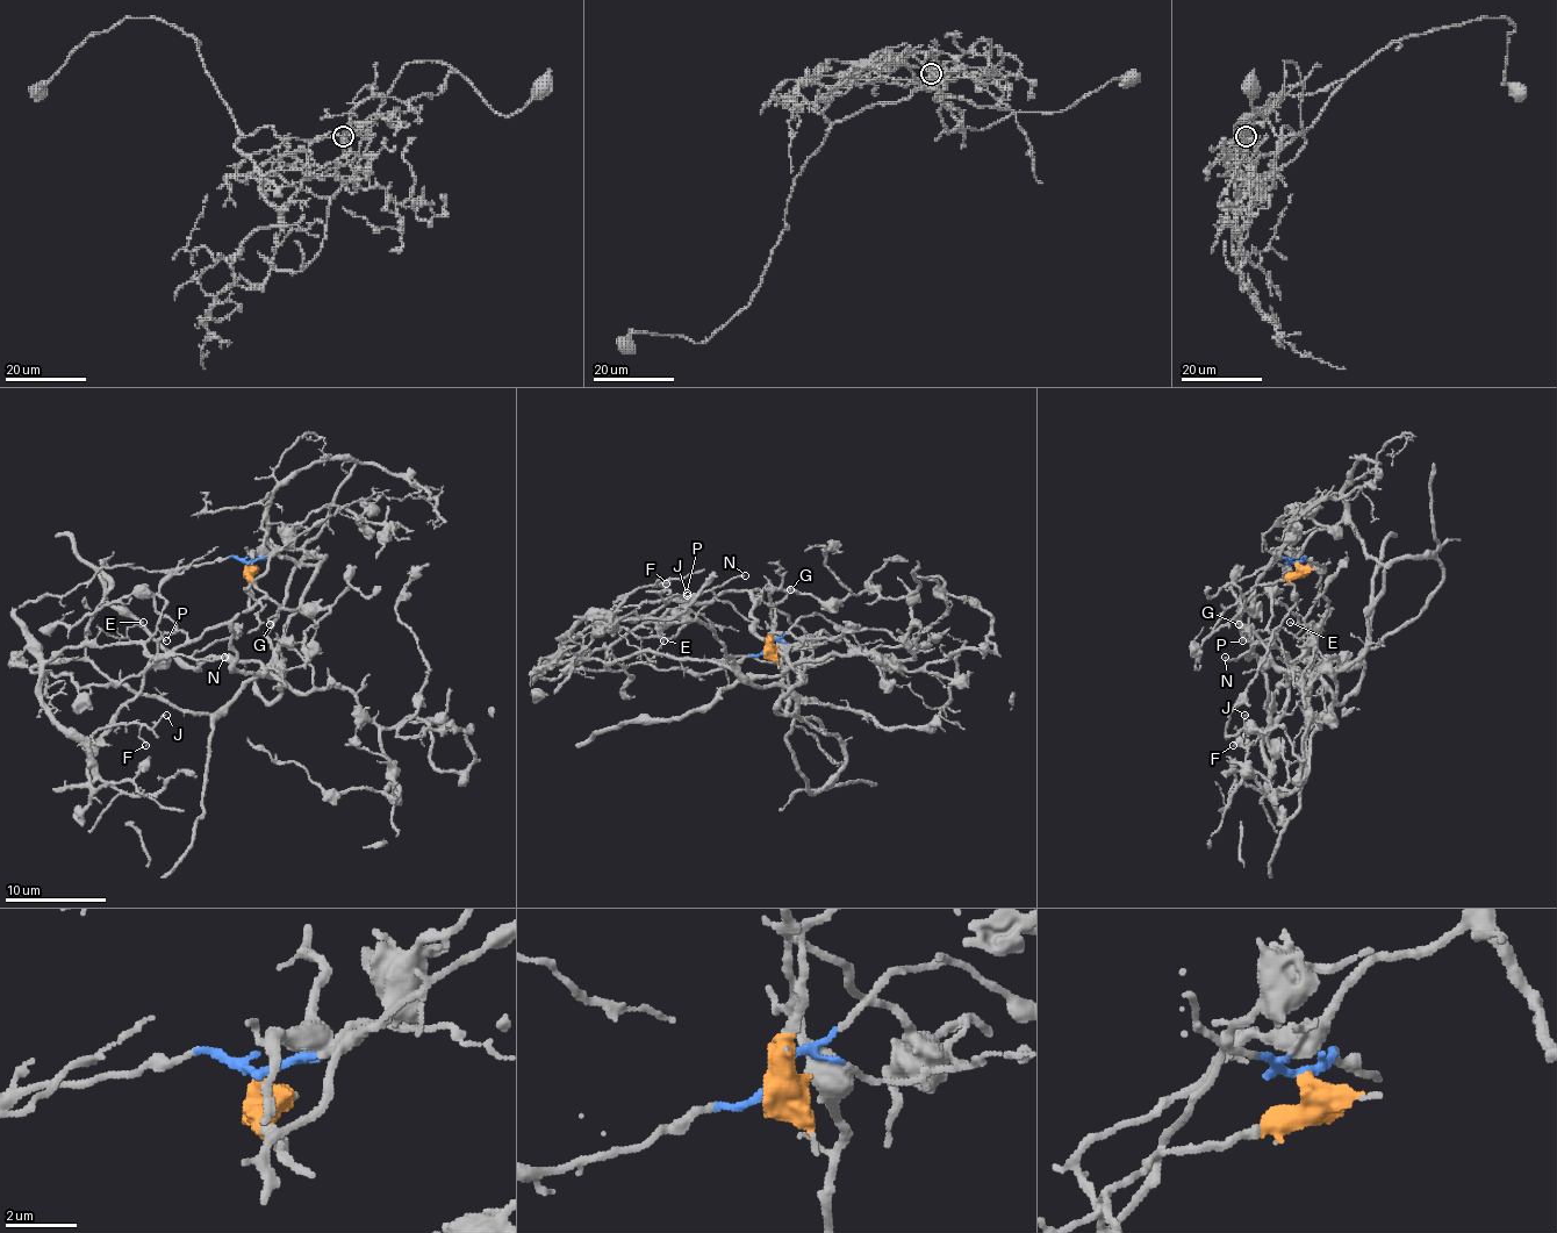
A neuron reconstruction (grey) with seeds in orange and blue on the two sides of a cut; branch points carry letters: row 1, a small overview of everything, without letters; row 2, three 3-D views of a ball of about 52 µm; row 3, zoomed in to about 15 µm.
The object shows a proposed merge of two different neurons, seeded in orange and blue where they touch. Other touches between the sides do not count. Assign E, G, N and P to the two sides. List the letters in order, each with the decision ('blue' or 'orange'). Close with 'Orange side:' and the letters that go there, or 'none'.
E: blue
G: orange
N: blue
P: blue
Orange side: G

